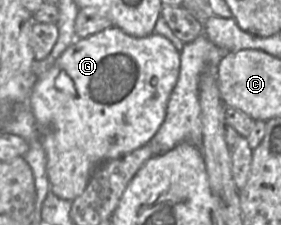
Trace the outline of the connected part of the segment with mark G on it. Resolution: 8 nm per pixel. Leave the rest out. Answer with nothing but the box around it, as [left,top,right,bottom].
[28,26,180,202]

